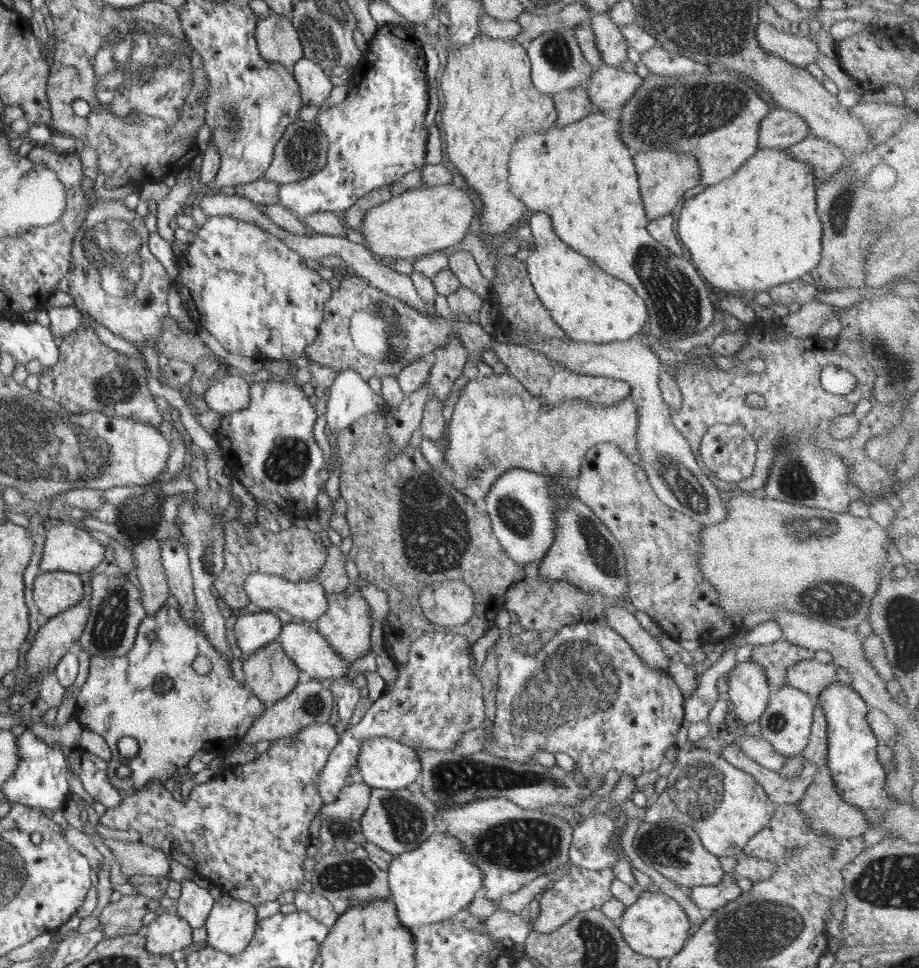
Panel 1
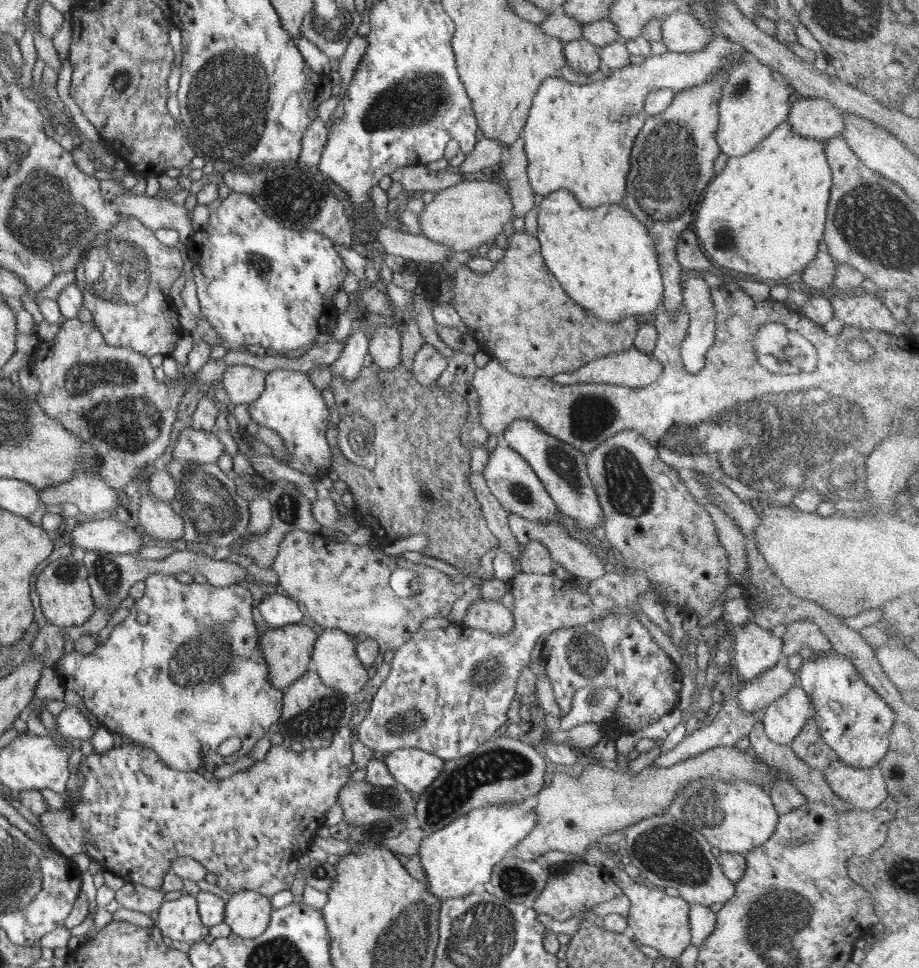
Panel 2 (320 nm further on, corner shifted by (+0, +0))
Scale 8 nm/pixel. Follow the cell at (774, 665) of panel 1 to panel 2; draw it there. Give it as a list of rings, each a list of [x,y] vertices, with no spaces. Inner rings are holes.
[[[795,621],[787,625],[787,632],[781,637],[783,640],[784,658],[799,653],[801,648],[808,646],[816,653],[832,650],[831,642],[819,626],[811,621]]]

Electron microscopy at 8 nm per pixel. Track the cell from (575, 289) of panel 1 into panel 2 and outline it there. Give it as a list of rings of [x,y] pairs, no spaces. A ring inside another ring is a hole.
[[[567,190],[539,199],[541,253],[562,288],[598,319],[615,323],[637,314],[655,313],[663,300],[663,278],[648,228],[628,208],[580,207]]]

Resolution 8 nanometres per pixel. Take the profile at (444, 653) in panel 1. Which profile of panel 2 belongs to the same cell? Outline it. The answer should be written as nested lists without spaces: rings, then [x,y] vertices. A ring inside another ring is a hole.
[[[620,566],[609,568],[609,571],[605,576],[598,578],[598,580],[594,580],[594,582],[590,583],[588,588],[583,589],[577,581],[562,581],[554,577],[552,574],[530,574],[524,573],[523,571],[518,573],[510,581],[509,586],[509,591],[511,591],[514,598],[514,607],[513,610],[511,610],[511,613],[513,614],[515,625],[514,628],[512,628],[512,630],[505,635],[494,636],[485,630],[472,628],[464,624],[451,624],[445,628],[432,630],[420,628],[417,633],[412,636],[410,641],[406,642],[406,644],[403,644],[395,651],[394,658],[390,664],[392,668],[390,670],[390,674],[388,674],[388,678],[382,682],[382,685],[376,694],[374,694],[370,701],[366,704],[368,709],[367,715],[364,717],[364,720],[358,728],[358,740],[366,744],[368,748],[374,749],[375,752],[392,752],[393,750],[400,749],[402,747],[417,748],[421,751],[426,751],[430,754],[439,756],[445,761],[462,758],[463,756],[474,752],[481,744],[484,744],[484,742],[488,739],[494,737],[498,728],[502,728],[503,724],[509,723],[508,707],[512,698],[514,698],[514,694],[516,693],[516,682],[522,670],[524,670],[526,666],[530,666],[529,663],[531,662],[531,654],[537,640],[540,640],[540,638],[545,638],[552,631],[558,629],[568,629],[569,627],[586,624],[592,620],[599,620],[609,617],[611,615],[610,611],[612,611],[612,609],[616,609],[616,607],[632,608],[638,603],[638,597],[640,595],[644,595],[646,592],[651,592],[658,597],[660,596],[660,590],[654,590],[655,588],[650,586],[650,580],[648,580],[648,576],[644,576],[644,571],[636,570],[636,568],[628,568],[627,571],[628,572],[624,572]]]

